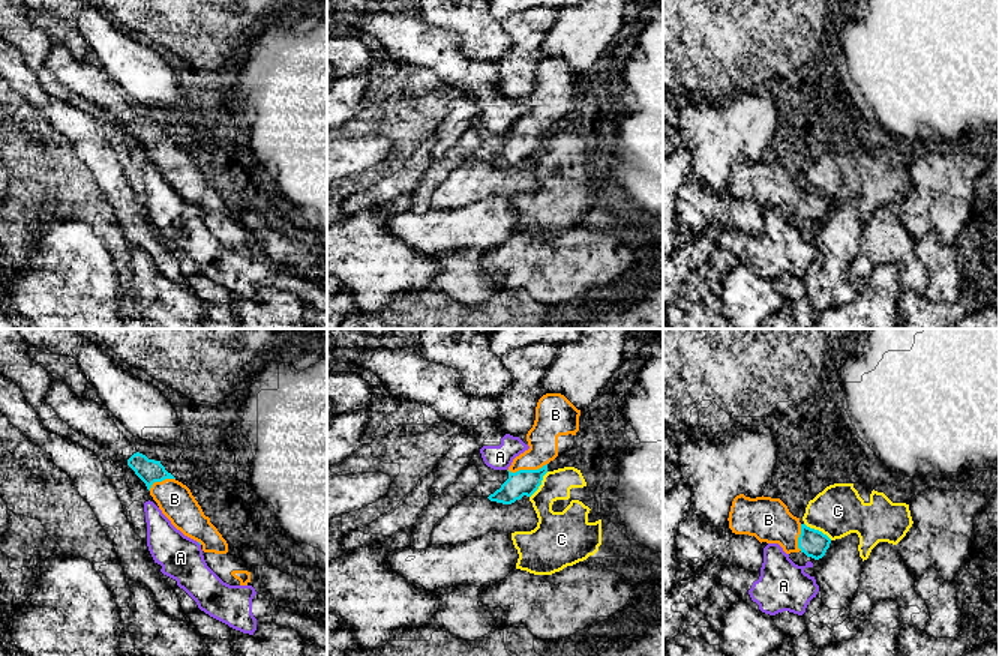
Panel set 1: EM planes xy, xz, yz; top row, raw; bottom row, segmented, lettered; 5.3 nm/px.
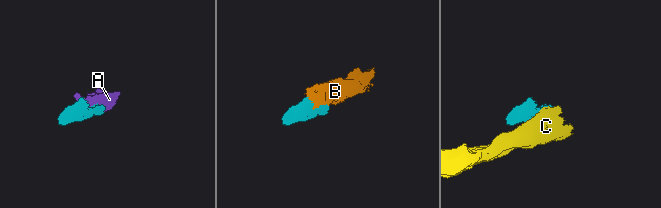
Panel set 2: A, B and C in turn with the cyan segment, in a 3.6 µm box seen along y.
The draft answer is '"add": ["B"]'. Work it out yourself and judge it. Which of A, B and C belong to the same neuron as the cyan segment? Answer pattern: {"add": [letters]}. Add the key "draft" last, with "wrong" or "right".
{"add": ["B"], "draft": "right"}

